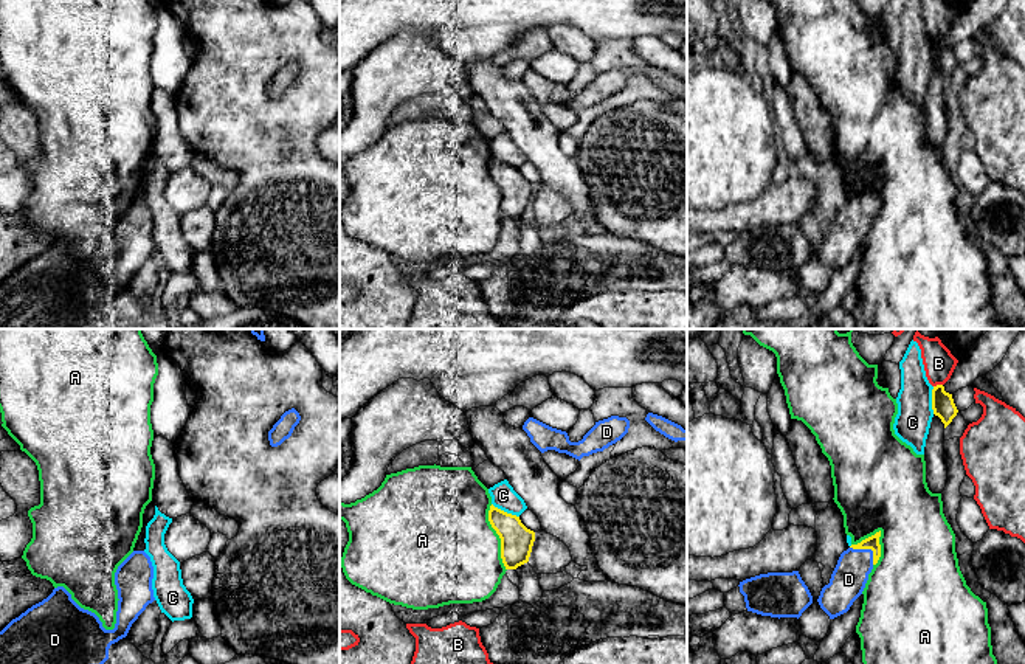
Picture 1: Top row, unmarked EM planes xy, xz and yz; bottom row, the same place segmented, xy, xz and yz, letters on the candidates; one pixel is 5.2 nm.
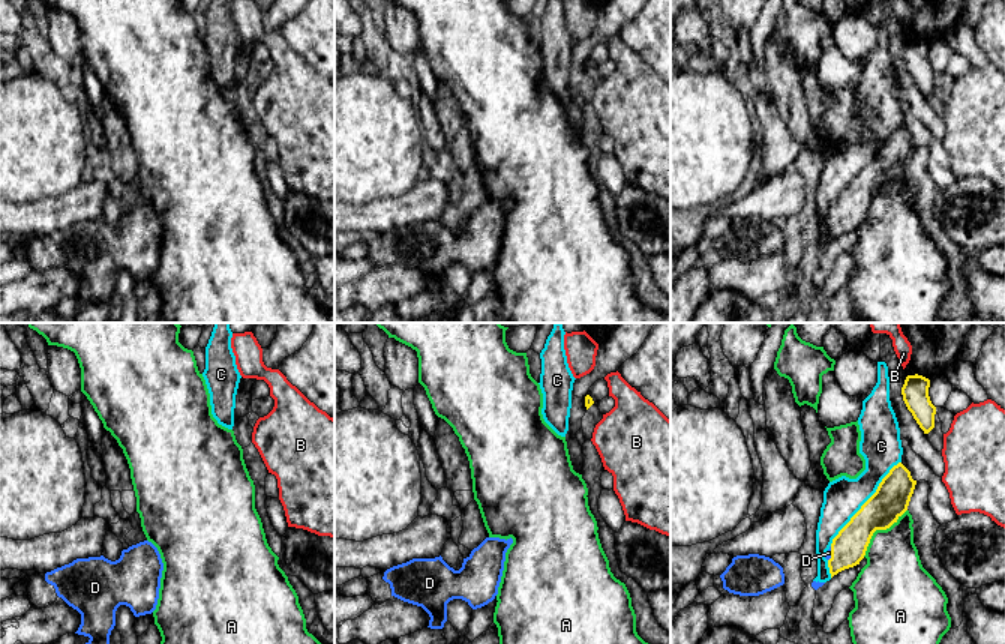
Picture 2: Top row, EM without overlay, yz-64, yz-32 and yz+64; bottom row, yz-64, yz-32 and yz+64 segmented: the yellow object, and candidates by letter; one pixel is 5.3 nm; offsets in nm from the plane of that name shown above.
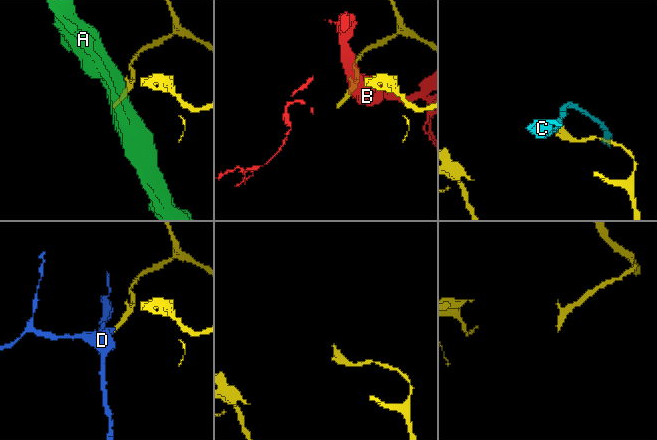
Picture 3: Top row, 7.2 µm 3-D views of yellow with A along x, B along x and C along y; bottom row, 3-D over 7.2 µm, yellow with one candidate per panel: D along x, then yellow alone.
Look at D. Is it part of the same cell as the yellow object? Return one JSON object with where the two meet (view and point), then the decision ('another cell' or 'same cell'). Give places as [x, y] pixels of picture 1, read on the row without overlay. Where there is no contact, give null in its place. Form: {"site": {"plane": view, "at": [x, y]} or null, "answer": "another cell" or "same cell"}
{"site": {"plane": "yz", "at": [867, 200]}, "answer": "same cell"}

